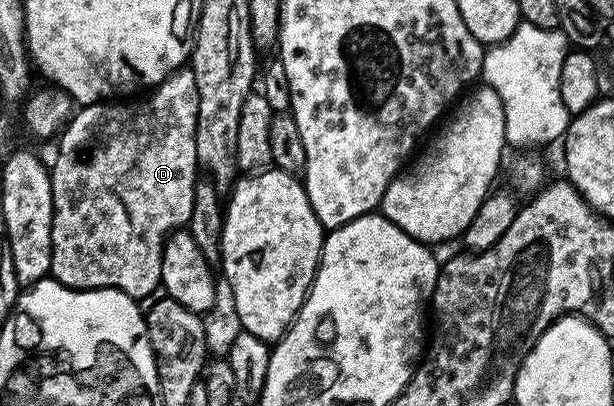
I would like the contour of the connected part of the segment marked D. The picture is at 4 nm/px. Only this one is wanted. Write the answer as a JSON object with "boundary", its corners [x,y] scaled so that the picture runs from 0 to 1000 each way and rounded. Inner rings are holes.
{"boundary":[[[293,167],[248,214],[225,251],[217,246],[173,246],[134,259],[98,323],[99,352],[93,360],[93,392],[83,399],[83,473],[86,475],[86,549],[83,552],[83,660],[80,675],[90,692],[125,714],[191,712],[221,739],[233,739],[249,712],[262,704],[262,608],[283,567],[306,549],[313,517],[314,461],[324,446],[321,404],[321,313],[327,278],[324,217],[318,217],[318,177]]]}

